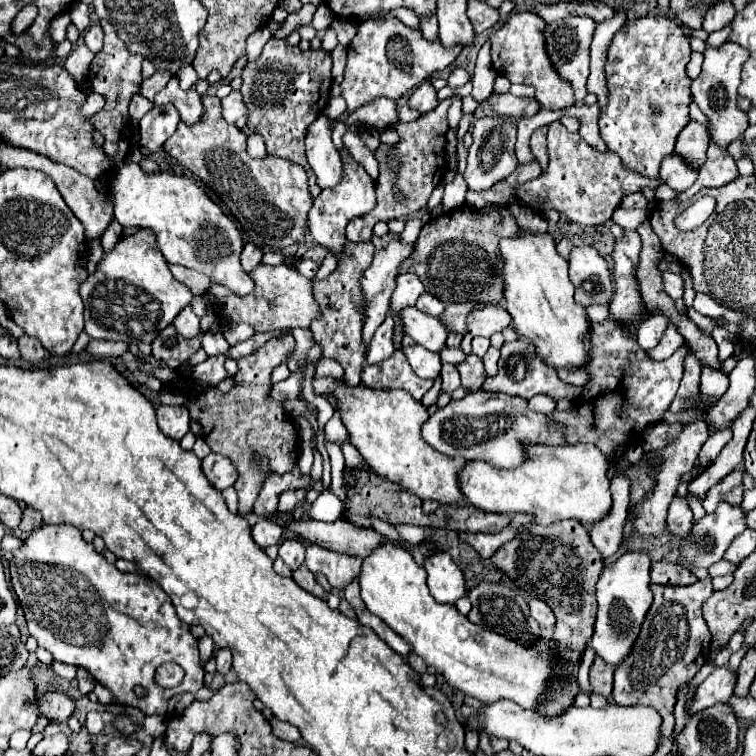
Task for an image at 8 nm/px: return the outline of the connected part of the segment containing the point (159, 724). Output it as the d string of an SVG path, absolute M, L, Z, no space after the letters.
M145 716L141 722L141 730L145 730L147 734L151 734L153 738L161 738L165 734L165 718L163 716Z

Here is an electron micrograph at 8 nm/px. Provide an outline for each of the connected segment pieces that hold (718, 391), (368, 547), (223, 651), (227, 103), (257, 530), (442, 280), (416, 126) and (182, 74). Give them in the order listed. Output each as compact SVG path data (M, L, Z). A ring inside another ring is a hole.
M701 364L701 392L703 394L709 394L709 396L713 396L713 402L727 390L727 386L729 386L729 378L727 378L727 374L721 374L721 372L717 372L715 368L711 370L711 366L707 364Z
M345 518L335 522L301 520L301 522L291 522L289 528L313 544L319 544L323 548L329 548L341 554L361 556L361 558L367 558L377 546L381 546L381 542L399 544L397 540L389 540L373 528L355 526Z
M219 648L215 652L215 660L217 660L217 672L219 674L227 674L231 670L231 652L227 648Z
M233 90L227 98L221 100L221 104L223 104L223 118L229 124L233 124L233 126L237 126L237 128L243 130L247 126L249 112L247 112L247 106L245 106L245 100L243 100L241 92Z
M259 518L257 524L253 524L251 534L253 534L253 540L261 548L267 548L271 544L279 544L279 540L283 536L283 528L277 526L277 522L271 522L269 518Z
M457 208L447 212L445 216L433 216L423 228L417 238L417 246L413 254L405 260L403 272L415 272L421 282L425 284L425 290L439 298L443 304L453 302L477 302L477 304L501 304L505 300L505 288L503 288L503 260L499 254L499 240L501 238L513 238L519 234L517 220L509 212L491 212L491 214L479 214L475 208Z
M451 98L447 100L441 100L439 106L427 114L421 114L421 118L413 120L413 122L395 122L395 124L389 124L387 128L393 128L397 134L399 134L399 142L397 144L381 144L377 150L375 150L375 158L379 162L379 178L377 178L377 206L359 216L359 218L353 218L349 224L347 224L347 238L351 242L361 242L361 240L369 240L373 236L373 226L379 222L379 220L393 220L393 218L407 218L415 212L419 212L431 192L437 188L437 184L441 182L445 170L449 168L449 158L447 158L447 152L445 152L445 144L447 144L447 110L451 106ZM389 156L397 158L399 160L399 170L391 170L389 168ZM399 182L399 188L403 190L403 194L407 196L405 204L397 204L395 198L393 198L393 184Z
M186 66L177 74L181 89L187 90L198 81L198 76L193 66Z

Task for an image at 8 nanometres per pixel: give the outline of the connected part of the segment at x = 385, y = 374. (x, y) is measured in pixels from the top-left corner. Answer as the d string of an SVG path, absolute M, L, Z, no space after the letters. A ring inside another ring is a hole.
M395 350L391 354L391 358L387 358L385 362L379 362L373 366L367 364L363 368L361 380L365 386L369 386L373 390L403 388L415 400L421 400L423 394L433 386L433 380L425 380L425 378L419 378L417 374L413 374L413 370L401 350Z

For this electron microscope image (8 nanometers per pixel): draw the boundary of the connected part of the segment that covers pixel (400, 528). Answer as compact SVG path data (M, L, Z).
M397 524L395 526L397 528L397 532L405 538L405 540L409 540L409 542L413 542L413 544L417 544L417 542L423 542L423 540L427 540L427 536L429 536L429 528L421 528L421 526L413 526L413 524Z

